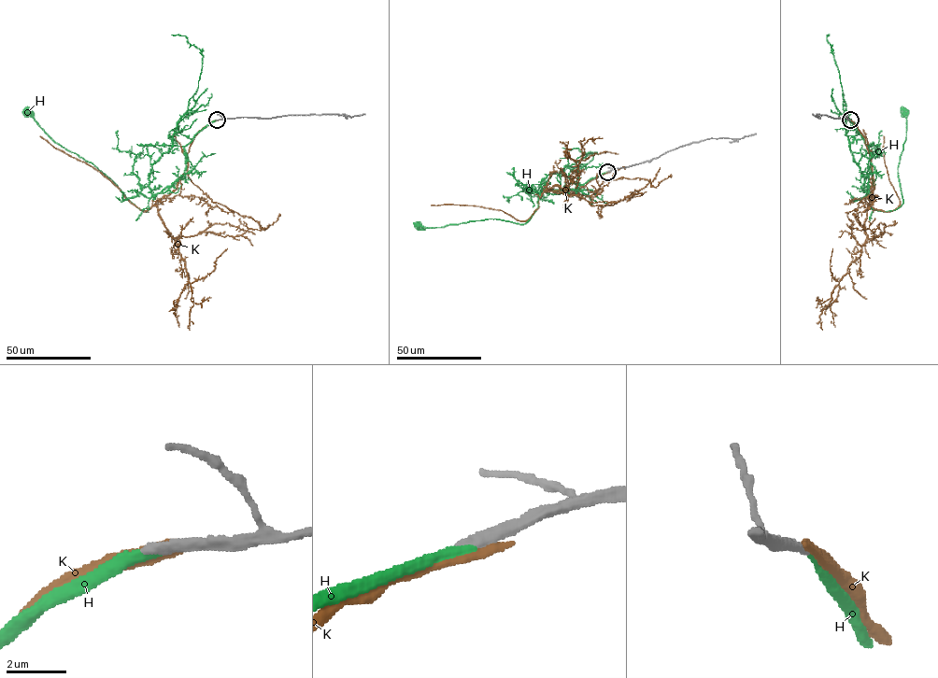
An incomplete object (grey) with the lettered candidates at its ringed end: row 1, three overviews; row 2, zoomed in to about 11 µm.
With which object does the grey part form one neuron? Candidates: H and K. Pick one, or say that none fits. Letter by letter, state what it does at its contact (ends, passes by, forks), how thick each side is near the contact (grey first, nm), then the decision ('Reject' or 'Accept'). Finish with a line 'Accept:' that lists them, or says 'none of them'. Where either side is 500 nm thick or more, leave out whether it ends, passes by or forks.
H: It ends there. Thickness 380 nm (grey) against 320 nm. Accept
K: It ends there. Thickness 420 nm (grey) against 480 nm. Reject
Accept: H

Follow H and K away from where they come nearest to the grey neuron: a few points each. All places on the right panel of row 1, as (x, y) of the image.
H: (850, 120), (869, 148), (870, 206), (893, 210), (902, 202), (898, 165), (905, 140), (903, 110)
K: (850, 120), (870, 155), (872, 197), (864, 232), (869, 238), (881, 232), (881, 236), (846, 224)

